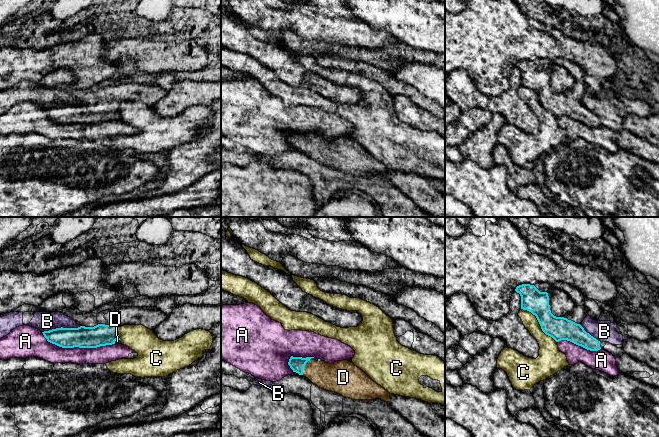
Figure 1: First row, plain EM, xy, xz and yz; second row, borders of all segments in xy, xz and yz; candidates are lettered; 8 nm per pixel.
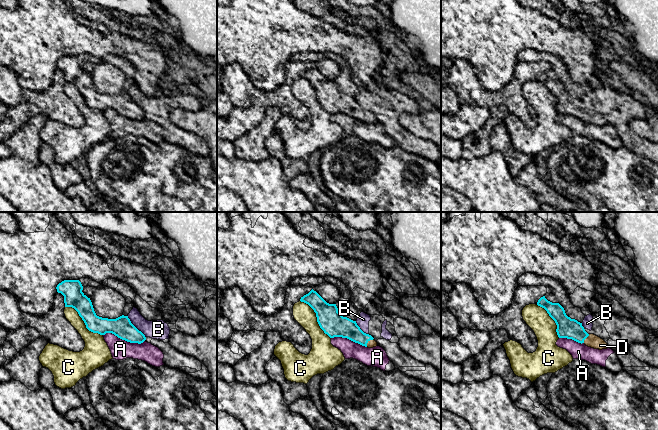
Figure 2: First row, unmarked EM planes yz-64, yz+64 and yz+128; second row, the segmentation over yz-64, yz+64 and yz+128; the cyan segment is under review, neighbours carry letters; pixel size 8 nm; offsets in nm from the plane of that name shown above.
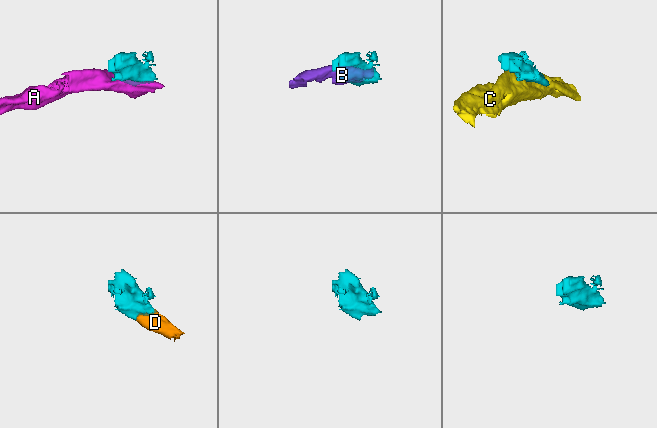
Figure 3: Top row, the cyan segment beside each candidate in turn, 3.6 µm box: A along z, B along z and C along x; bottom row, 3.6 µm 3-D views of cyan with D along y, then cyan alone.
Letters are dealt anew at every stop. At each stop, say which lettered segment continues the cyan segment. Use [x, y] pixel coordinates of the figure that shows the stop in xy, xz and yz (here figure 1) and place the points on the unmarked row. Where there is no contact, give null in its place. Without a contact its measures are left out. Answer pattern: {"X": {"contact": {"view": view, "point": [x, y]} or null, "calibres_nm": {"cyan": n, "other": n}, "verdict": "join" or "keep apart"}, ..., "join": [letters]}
{"A": {"contact": {"view": "xy", "point": [77, 122]}, "calibres_nm": {"cyan": 180, "other": 150}, "verdict": "keep apart"}, "B": {"contact": {"view": "xy", "point": [61, 103]}, "calibres_nm": {"cyan": 180, "other": 160}, "verdict": "keep apart"}, "C": {"contact": {"view": "yz", "point": [539, 99]}, "calibres_nm": {"cyan": 190, "other": 160}, "verdict": "keep apart"}, "D": {"contact": {"view": "xz", "point": [304, 142]}, "calibres_nm": {"cyan": 120, "other": 220}, "verdict": "join"}, "join": ["D"]}

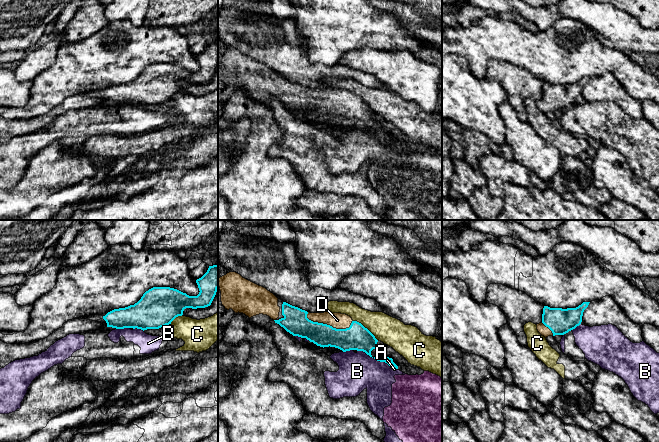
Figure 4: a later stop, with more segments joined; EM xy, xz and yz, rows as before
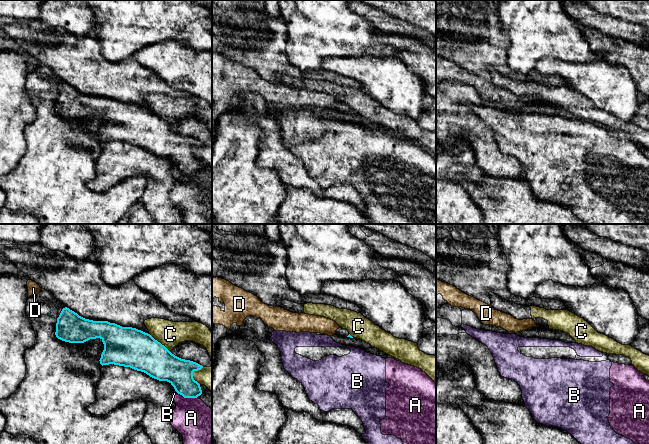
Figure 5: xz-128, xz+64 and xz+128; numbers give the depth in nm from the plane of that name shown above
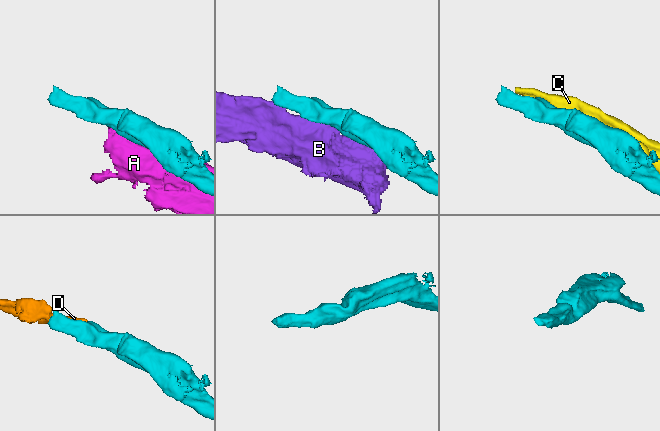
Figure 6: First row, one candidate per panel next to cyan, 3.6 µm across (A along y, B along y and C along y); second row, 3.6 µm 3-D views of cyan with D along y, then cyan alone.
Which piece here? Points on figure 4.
{"A": {"contact": {"view": "xz", "point": [395, 143]}, "calibres_nm": {"cyan": 60, "other": 20}, "verdict": "keep apart"}, "B": {"contact": {"view": "xz", "point": [374, 134]}, "calibres_nm": {"cyan": 60, "other": 300}, "verdict": "keep apart"}, "C": {"contact": {"view": "xz", "point": [366, 104]}, "calibres_nm": {"cyan": 200, "other": 220}, "verdict": "keep apart"}, "D": {"contact": {"view": "xz", "point": [329, 101]}, "calibres_nm": {"cyan": 200, "other": 130}, "verdict": "join"}, "join": ["D"]}

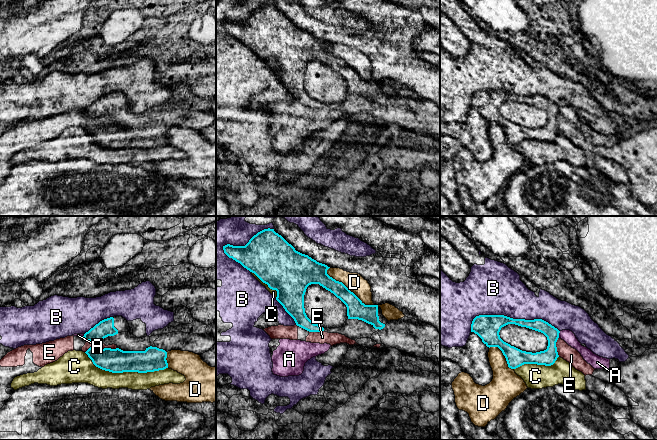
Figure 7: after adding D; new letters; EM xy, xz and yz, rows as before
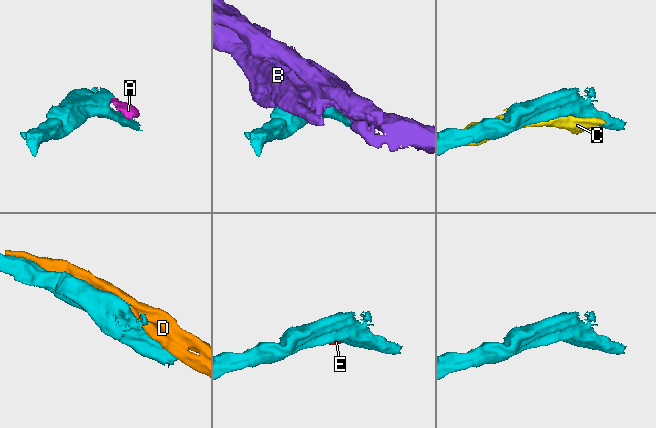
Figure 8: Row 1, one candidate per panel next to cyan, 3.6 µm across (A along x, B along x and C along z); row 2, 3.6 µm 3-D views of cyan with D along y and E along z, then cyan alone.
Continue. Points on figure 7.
{"A": {"contact": {"view": "yz", "point": [558, 110]}, "calibres_nm": {"cyan": 130, "other": 100}, "verdict": "keep apart"}, "B": {"contact": {"view": "yz", "point": [514, 95]}, "calibres_nm": {"cyan": 200, "other": 360}, "verdict": "keep apart"}, "C": {"contact": {"view": "xy", "point": [125, 147]}, "calibres_nm": {"cyan": 190, "other": 150}, "verdict": "keep apart"}, "D": {"contact": {"view": "xz", "point": [348, 65]}, "calibres_nm": {"cyan": 150, "other": 150}, "verdict": "keep apart"}, "E": {"contact": {"view": "xy", "point": [102, 125]}, "calibres_nm": {"cyan": 190, "other": 70}, "verdict": "keep apart"}, "join": []}

